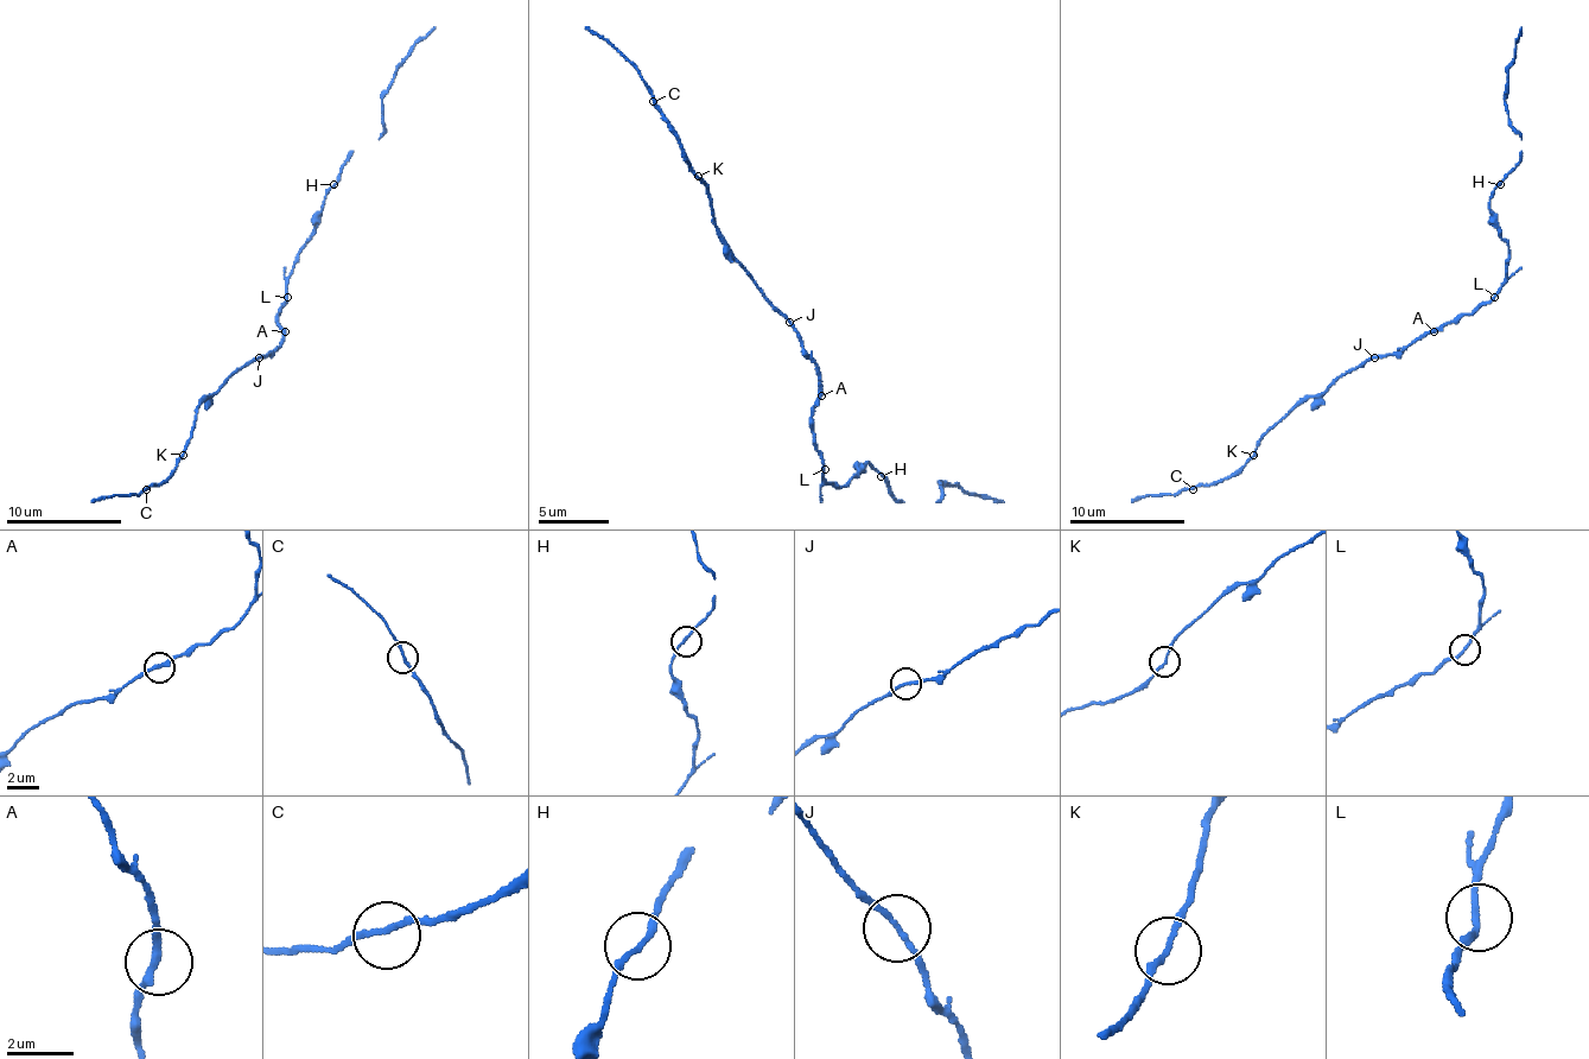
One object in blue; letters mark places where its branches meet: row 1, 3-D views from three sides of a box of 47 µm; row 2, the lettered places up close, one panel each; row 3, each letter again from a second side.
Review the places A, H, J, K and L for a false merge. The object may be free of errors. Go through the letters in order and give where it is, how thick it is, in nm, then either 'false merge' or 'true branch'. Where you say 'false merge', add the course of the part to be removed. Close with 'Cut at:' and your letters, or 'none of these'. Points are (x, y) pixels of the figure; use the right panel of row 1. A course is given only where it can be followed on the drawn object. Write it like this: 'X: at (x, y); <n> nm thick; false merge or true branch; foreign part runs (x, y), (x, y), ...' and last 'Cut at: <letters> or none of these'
A: at (1434, 331); 240 nm thick; true branch
H: at (1500, 184); 160 nm thick; true branch
J: at (1374, 357); 170 nm thick; true branch
K: at (1253, 455); 170 nm thick; true branch
L: at (1494, 297); 170 nm thick; true branch
Cut at: none of these

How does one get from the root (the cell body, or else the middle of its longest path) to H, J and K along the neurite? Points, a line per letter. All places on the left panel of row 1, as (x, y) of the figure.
H: (281, 328), (275, 317), (287, 297), (287, 279), (296, 253), (311, 236), (325, 194), (334, 184)
J: (281, 328), (281, 340), (259, 357)
K: (281, 328), (281, 340), (267, 354), (253, 357), (198, 406), (184, 455)

